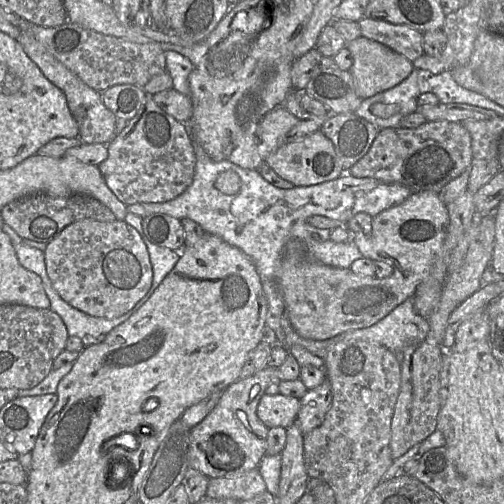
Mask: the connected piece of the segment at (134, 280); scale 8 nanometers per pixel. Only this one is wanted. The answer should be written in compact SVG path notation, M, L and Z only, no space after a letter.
M124 220L73 222L47 243L44 255L53 288L64 301L90 316L108 319L122 316L152 286L153 267L147 246L138 231Z

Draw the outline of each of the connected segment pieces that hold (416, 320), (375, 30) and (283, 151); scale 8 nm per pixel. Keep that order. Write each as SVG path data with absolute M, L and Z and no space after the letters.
M411 297L373 326L348 331L340 336L342 339L362 340L402 352L405 347L422 341L428 331L428 320L417 314Z
M365 17L358 24L361 36L385 45L411 62L424 54L423 33L408 25Z
M316 131L280 146L268 156L266 163L279 177L290 182L295 187L321 184L335 180L345 174L333 143L321 131Z

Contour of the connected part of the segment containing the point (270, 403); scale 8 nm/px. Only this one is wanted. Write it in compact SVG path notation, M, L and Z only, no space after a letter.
M265 393L258 404L257 415L268 427L288 428L295 423L300 410L300 400L281 393L270 395Z

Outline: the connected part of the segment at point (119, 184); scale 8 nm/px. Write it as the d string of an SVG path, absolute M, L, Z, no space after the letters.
M147 95L147 102L109 143L108 157L97 167L109 189L126 205L162 203L182 194L192 183L196 156L186 124L162 110Z

